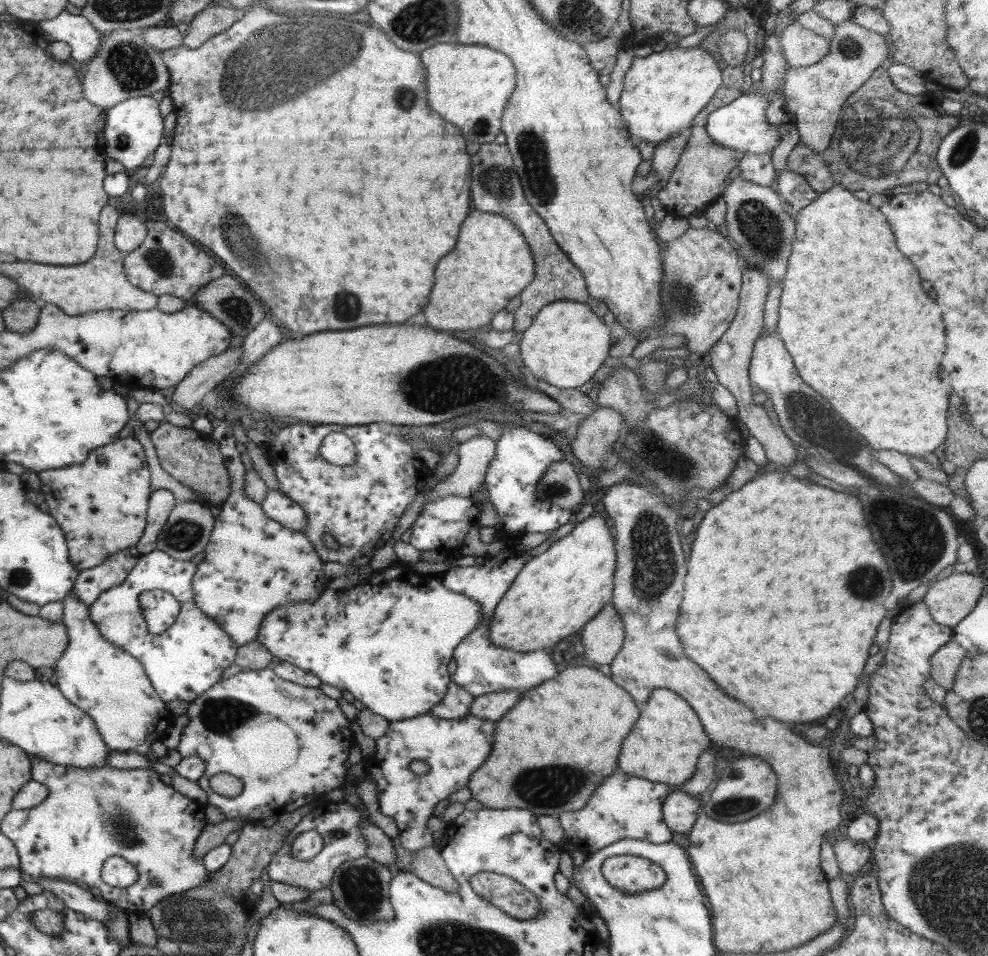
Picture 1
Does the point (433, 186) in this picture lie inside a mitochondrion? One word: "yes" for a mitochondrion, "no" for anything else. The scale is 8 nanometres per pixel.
no

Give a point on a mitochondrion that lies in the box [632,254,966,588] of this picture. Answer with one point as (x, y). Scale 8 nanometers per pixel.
(911, 538)

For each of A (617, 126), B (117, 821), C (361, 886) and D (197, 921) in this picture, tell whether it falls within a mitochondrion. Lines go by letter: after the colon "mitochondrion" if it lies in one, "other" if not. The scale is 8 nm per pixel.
A: other
B: mitochondrion
C: mitochondrion
D: mitochondrion

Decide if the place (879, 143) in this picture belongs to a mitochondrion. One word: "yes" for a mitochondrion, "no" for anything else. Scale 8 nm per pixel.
yes

